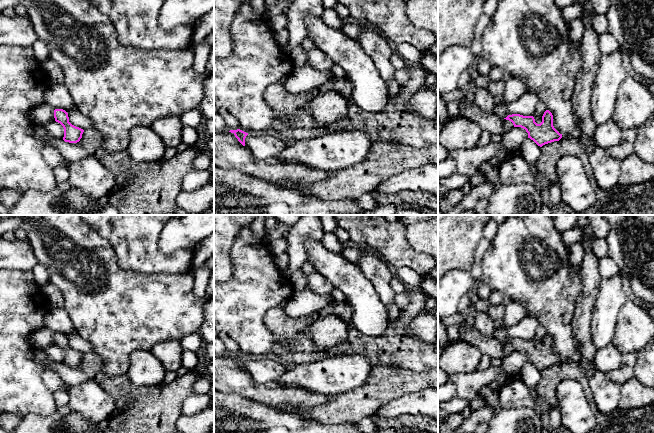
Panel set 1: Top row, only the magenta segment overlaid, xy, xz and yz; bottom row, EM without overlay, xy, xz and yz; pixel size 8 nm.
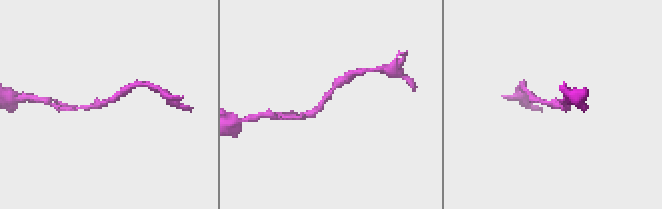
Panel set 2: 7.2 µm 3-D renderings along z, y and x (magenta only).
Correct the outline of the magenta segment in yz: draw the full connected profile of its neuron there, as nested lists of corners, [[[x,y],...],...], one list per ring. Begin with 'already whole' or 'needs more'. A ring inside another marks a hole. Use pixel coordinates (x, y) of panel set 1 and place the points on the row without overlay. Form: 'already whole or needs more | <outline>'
already whole | [[[546,334],[542,340],[542,346],[537,348],[533,340],[523,340],[520,338],[508,339],[506,344],[513,347],[514,351],[521,351],[528,357],[528,362],[533,364],[538,370],[559,365],[562,362],[553,350],[553,339]]]

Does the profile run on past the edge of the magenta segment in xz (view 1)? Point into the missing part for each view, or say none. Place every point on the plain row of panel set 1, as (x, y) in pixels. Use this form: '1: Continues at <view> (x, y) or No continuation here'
1: No continuation here

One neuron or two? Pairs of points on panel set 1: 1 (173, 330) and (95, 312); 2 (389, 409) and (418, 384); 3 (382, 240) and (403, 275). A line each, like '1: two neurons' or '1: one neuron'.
1: one neuron
2: two neurons
3: two neurons

